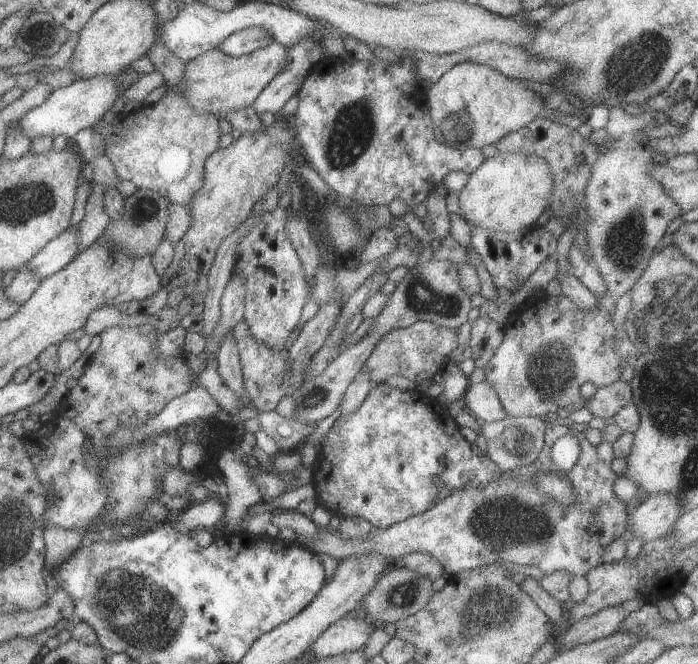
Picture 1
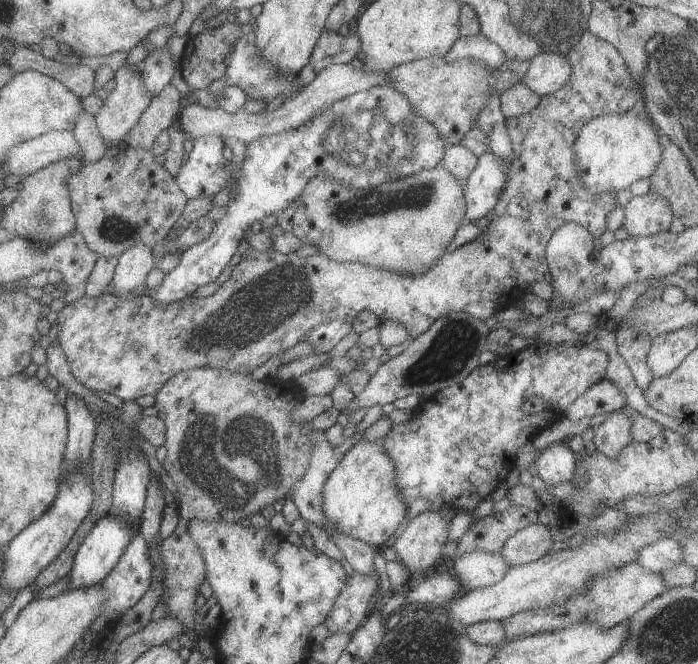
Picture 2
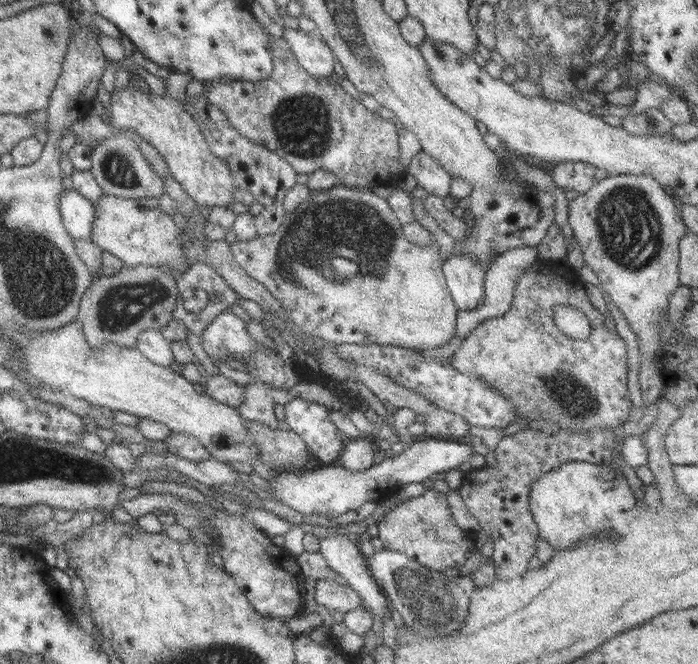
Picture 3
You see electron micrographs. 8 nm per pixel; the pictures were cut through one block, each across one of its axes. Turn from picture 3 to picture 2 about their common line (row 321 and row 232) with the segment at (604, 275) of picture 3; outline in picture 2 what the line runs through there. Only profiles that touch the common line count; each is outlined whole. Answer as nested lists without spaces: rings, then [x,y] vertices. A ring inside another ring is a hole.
[[[654,192],[634,195],[624,207],[624,212],[626,216],[621,227],[630,237],[654,236],[671,227],[671,204]]]

